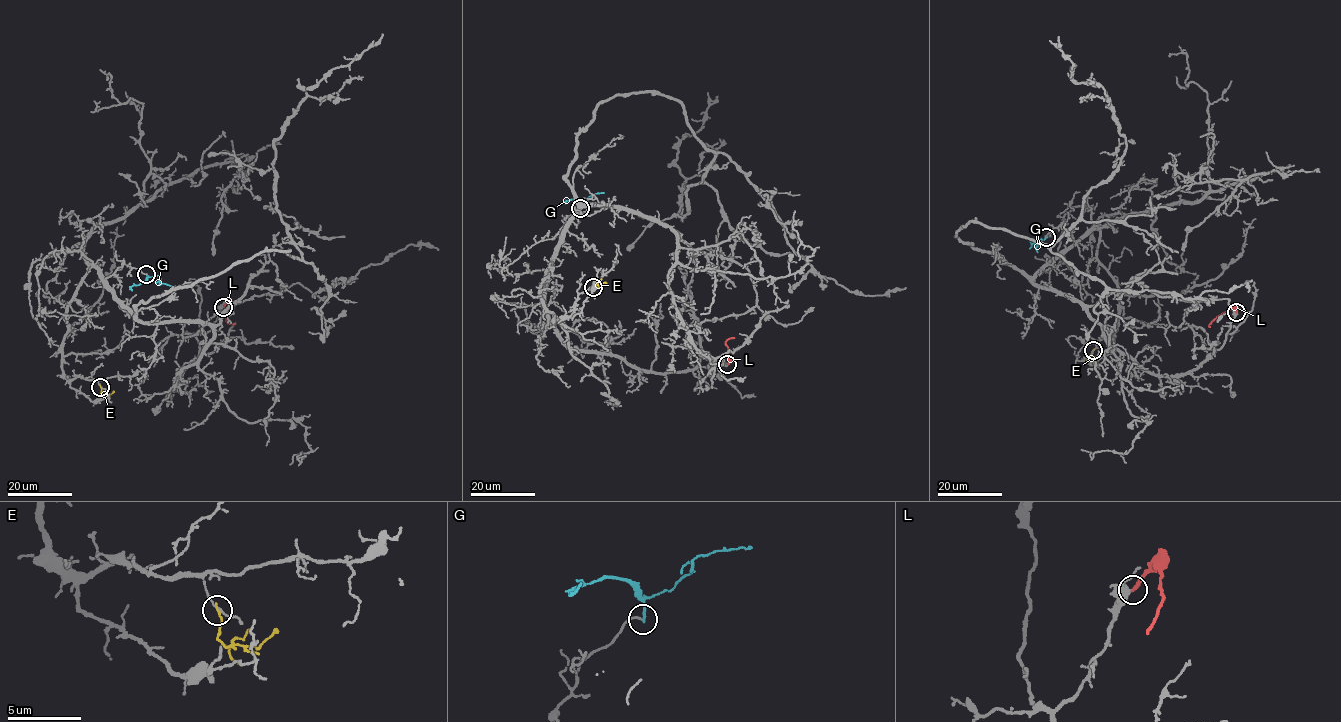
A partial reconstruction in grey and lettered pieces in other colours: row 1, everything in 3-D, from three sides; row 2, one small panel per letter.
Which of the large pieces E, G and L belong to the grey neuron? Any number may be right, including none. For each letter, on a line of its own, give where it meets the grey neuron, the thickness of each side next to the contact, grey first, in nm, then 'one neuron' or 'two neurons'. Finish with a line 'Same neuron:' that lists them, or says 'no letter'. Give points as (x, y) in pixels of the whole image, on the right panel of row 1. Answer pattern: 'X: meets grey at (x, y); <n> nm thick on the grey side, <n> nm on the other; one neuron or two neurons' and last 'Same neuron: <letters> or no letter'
E: meets grey at (1093, 350); 110 nm thick on the grey side, 150 nm on the other; two neurons
G: meets grey at (1046, 237); 120 nm thick on the grey side, 170 nm on the other; two neurons
L: meets grey at (1236, 312); 340 nm thick on the grey side, 220 nm on the other; two neurons
Same neuron: no letter

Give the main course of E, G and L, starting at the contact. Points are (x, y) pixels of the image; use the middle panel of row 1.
E: (593, 286), (601, 282), (606, 283)
G: (580, 208), (580, 205), (592, 195), (604, 192)
L: (727, 364), (729, 349), (725, 342), (735, 337)

